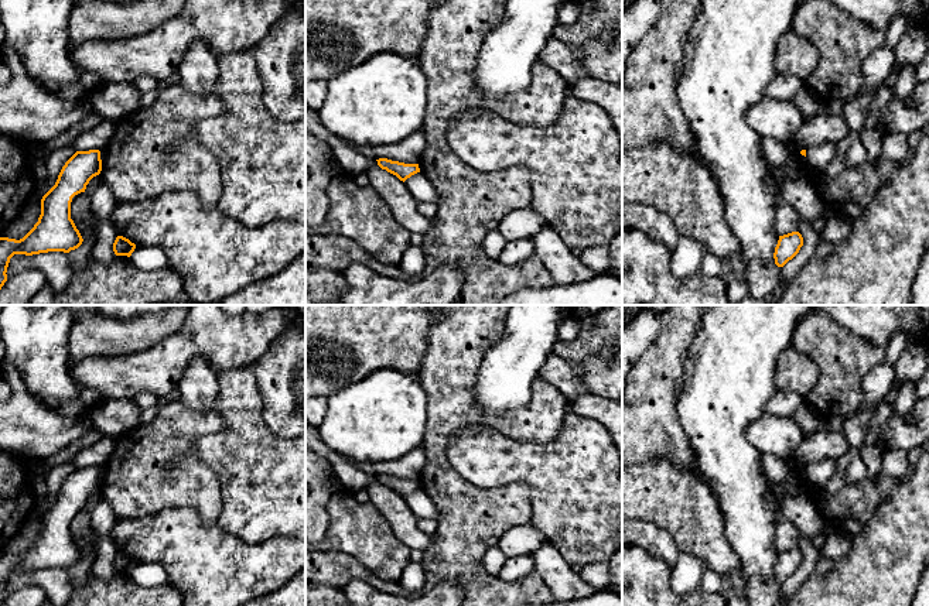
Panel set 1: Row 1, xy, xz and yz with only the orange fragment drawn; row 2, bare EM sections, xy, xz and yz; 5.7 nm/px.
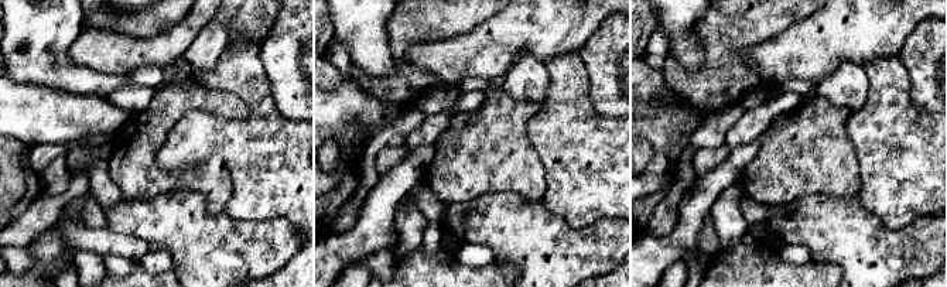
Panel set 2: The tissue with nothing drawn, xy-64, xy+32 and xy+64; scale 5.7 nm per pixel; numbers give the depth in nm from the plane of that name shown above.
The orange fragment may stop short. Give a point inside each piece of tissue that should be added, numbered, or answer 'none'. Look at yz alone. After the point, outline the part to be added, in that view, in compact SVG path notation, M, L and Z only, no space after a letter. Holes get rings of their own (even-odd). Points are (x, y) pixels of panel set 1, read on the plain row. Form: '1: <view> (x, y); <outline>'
1: yz (819, 473); M823 459L806 466L807 479L819 487L824 487L837 469L837 461Z

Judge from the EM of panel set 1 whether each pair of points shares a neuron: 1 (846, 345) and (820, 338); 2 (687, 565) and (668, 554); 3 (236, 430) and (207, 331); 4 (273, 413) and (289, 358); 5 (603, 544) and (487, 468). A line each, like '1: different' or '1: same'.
1: same
2: different
3: different
4: same
5: same

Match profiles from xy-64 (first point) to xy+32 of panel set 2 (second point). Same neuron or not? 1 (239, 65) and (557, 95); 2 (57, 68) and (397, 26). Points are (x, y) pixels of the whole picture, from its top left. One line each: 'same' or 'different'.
1: same
2: different

